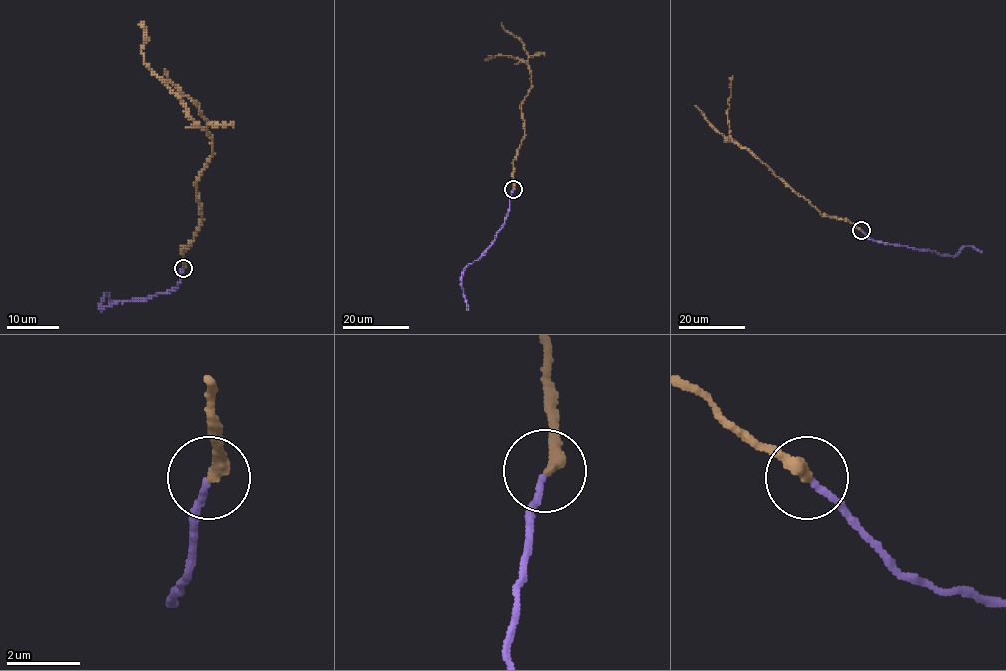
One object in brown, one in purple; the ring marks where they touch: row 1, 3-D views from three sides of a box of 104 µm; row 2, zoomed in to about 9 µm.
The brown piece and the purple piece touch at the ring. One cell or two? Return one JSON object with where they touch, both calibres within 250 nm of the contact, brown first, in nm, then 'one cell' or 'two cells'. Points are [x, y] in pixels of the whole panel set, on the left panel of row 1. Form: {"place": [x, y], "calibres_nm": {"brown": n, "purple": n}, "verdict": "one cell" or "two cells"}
{"place": [183, 268], "calibres_nm": {"brown": 360, "purple": 160}, "verdict": "one cell"}

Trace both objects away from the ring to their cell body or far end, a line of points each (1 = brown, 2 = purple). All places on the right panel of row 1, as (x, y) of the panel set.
1: (861, 231), (848, 221), (823, 216), (729, 135), (727, 109), (733, 76)
2: (862, 231), (873, 240), (941, 255), (954, 256), (965, 246), (982, 253)

